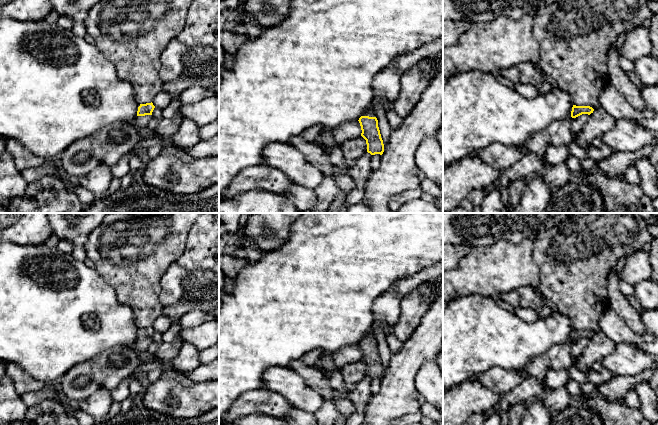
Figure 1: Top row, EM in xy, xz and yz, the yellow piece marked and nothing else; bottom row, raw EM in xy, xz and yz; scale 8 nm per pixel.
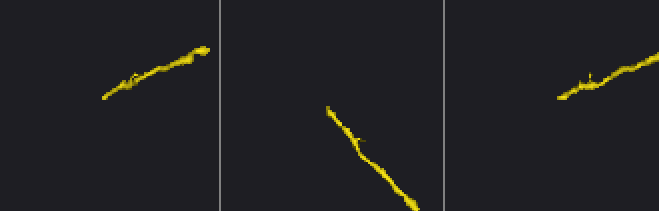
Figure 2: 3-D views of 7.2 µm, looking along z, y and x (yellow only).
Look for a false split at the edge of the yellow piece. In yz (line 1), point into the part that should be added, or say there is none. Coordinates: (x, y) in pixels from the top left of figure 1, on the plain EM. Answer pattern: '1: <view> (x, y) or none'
1: none

